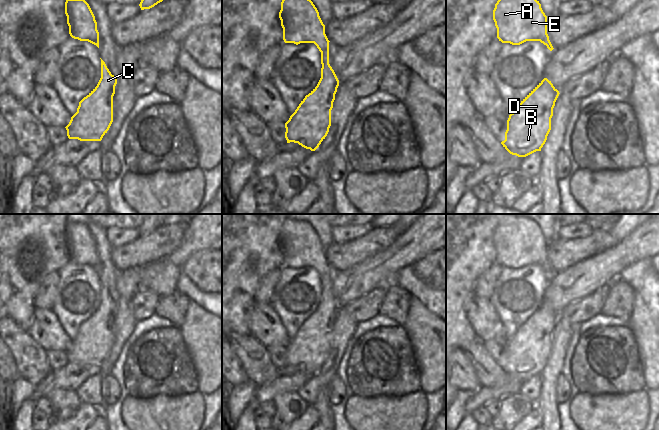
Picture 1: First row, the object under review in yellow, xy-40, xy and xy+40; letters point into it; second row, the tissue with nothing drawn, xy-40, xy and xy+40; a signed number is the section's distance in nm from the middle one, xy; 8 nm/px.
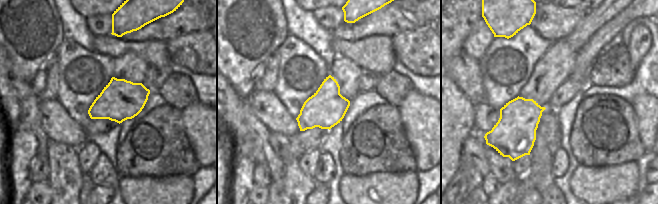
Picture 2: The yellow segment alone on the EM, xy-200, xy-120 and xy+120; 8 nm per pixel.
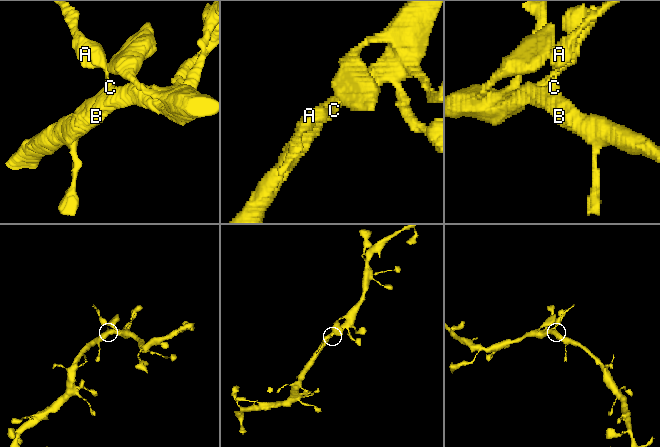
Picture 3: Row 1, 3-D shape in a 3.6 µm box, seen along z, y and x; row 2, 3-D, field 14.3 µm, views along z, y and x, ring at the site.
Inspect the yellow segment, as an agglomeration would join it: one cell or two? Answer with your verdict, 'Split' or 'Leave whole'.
Split.

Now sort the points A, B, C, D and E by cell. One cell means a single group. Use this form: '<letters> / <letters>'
A E / B C D

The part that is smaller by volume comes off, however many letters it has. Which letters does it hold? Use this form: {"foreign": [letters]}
{"foreign": ["A", "E"]}

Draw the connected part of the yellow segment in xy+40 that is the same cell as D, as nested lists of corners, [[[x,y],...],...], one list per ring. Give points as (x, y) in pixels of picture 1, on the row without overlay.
[[[544,302],[509,339],[503,371],[512,379],[526,381],[541,372],[551,354],[553,332],[559,315]]]

